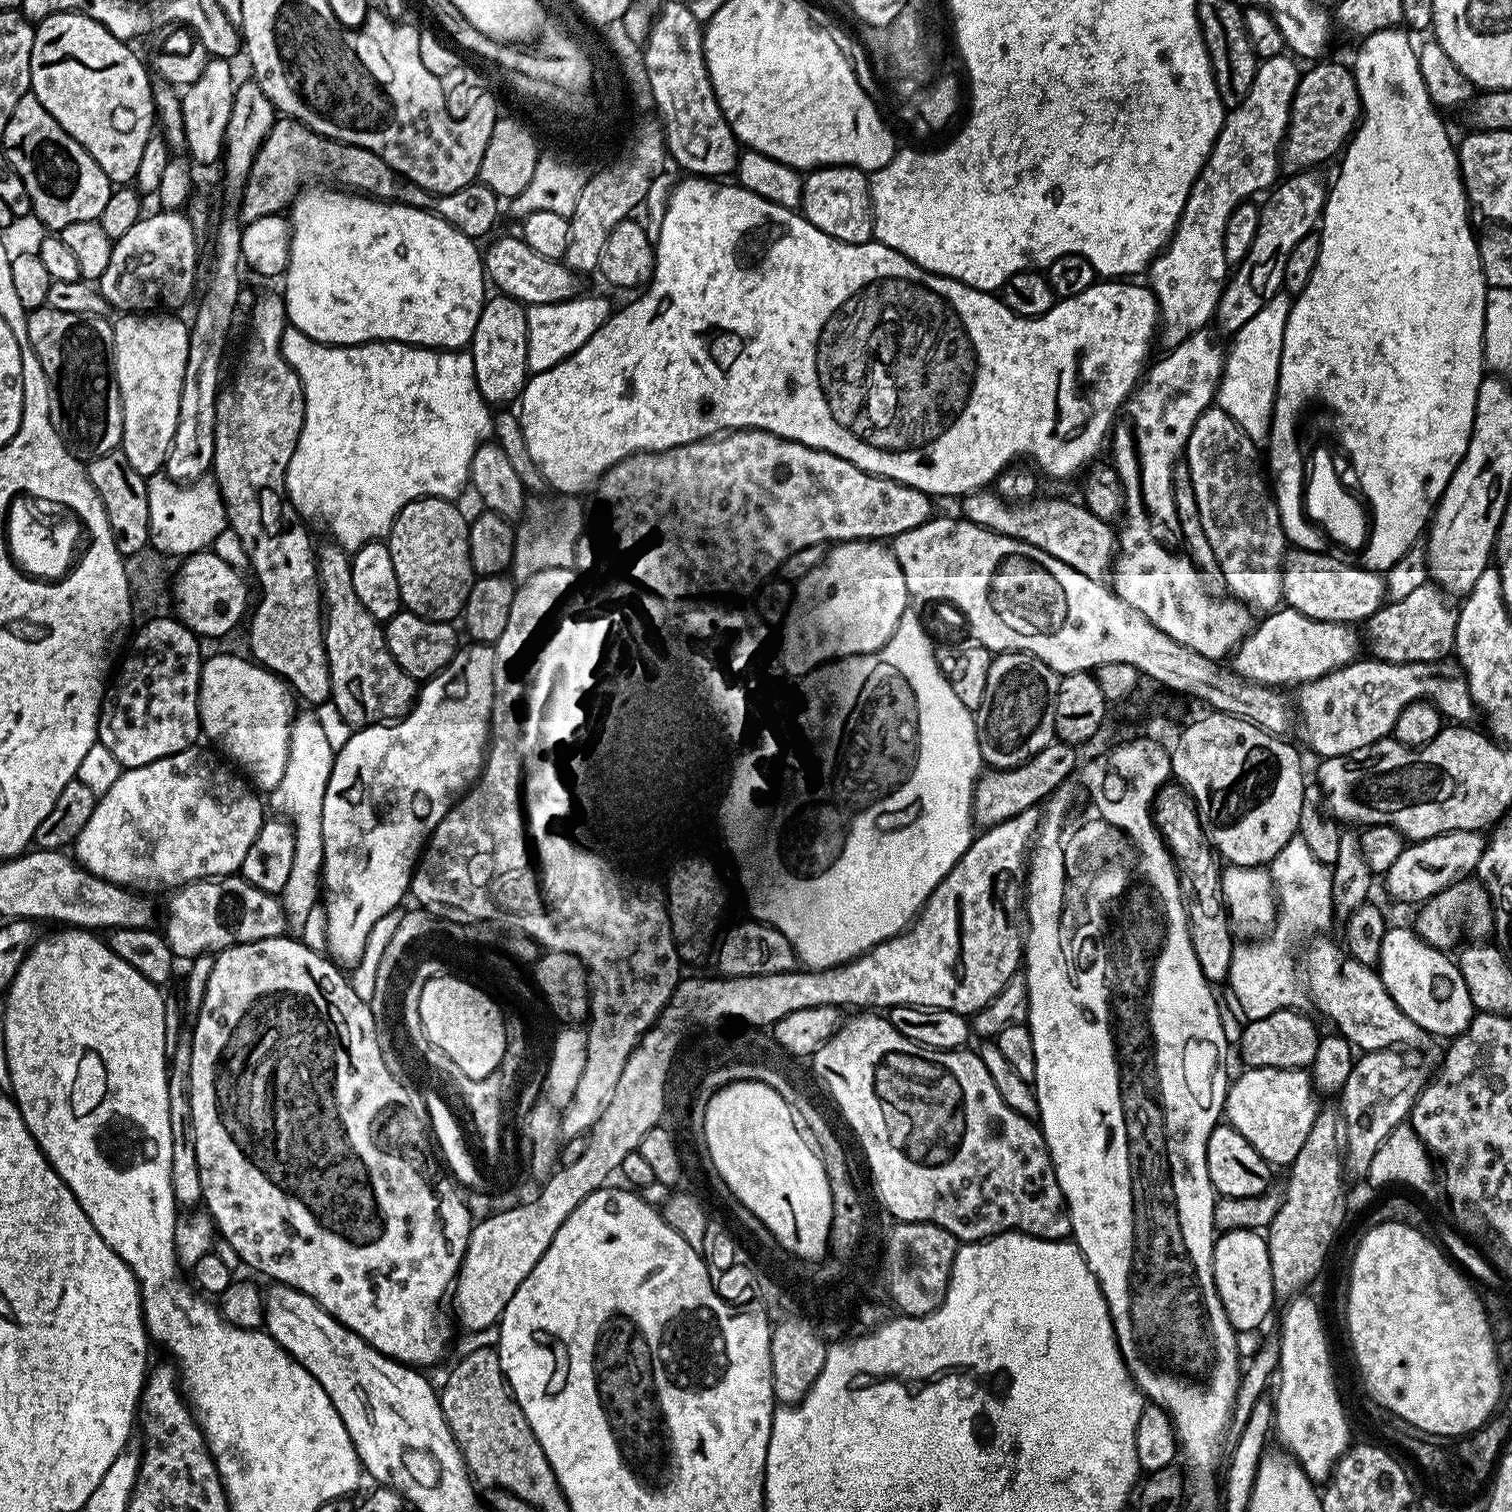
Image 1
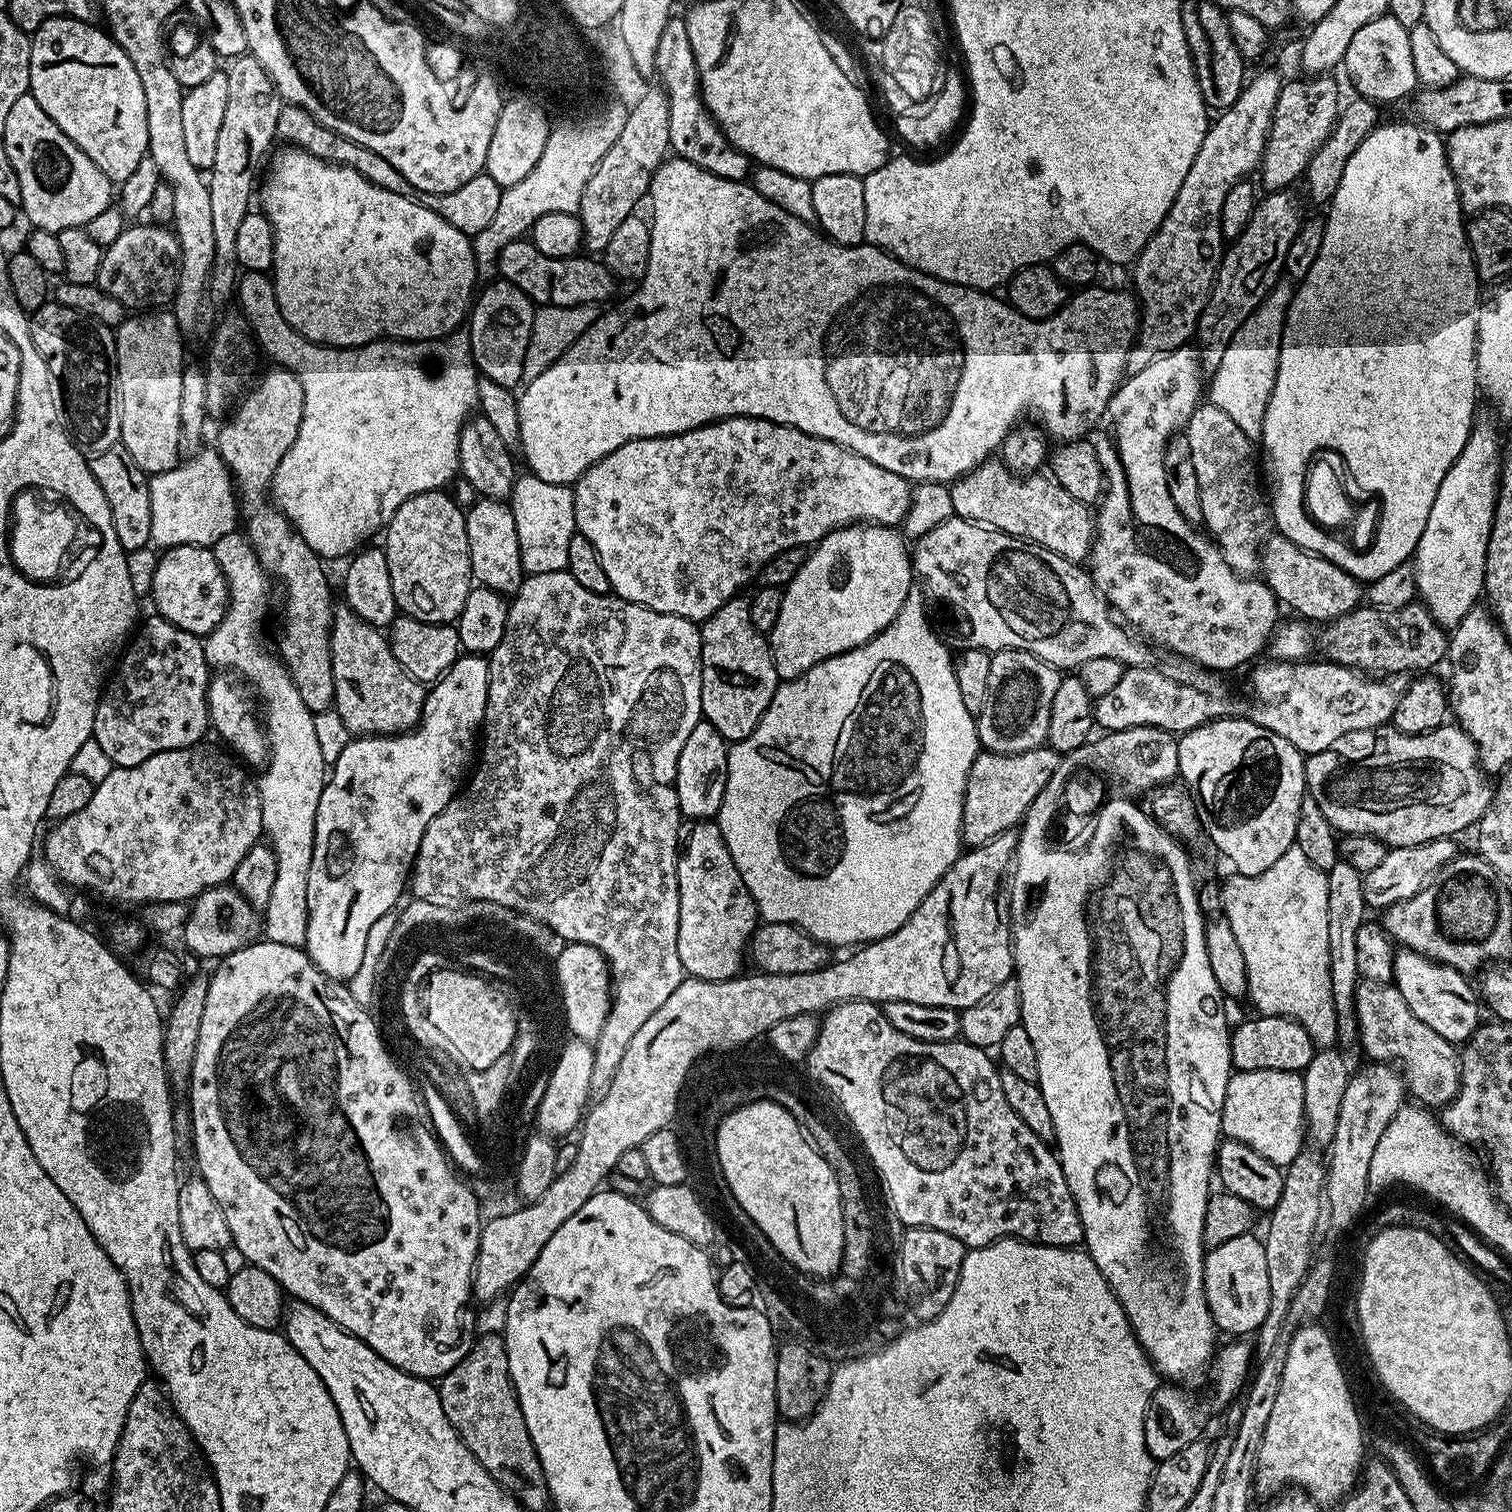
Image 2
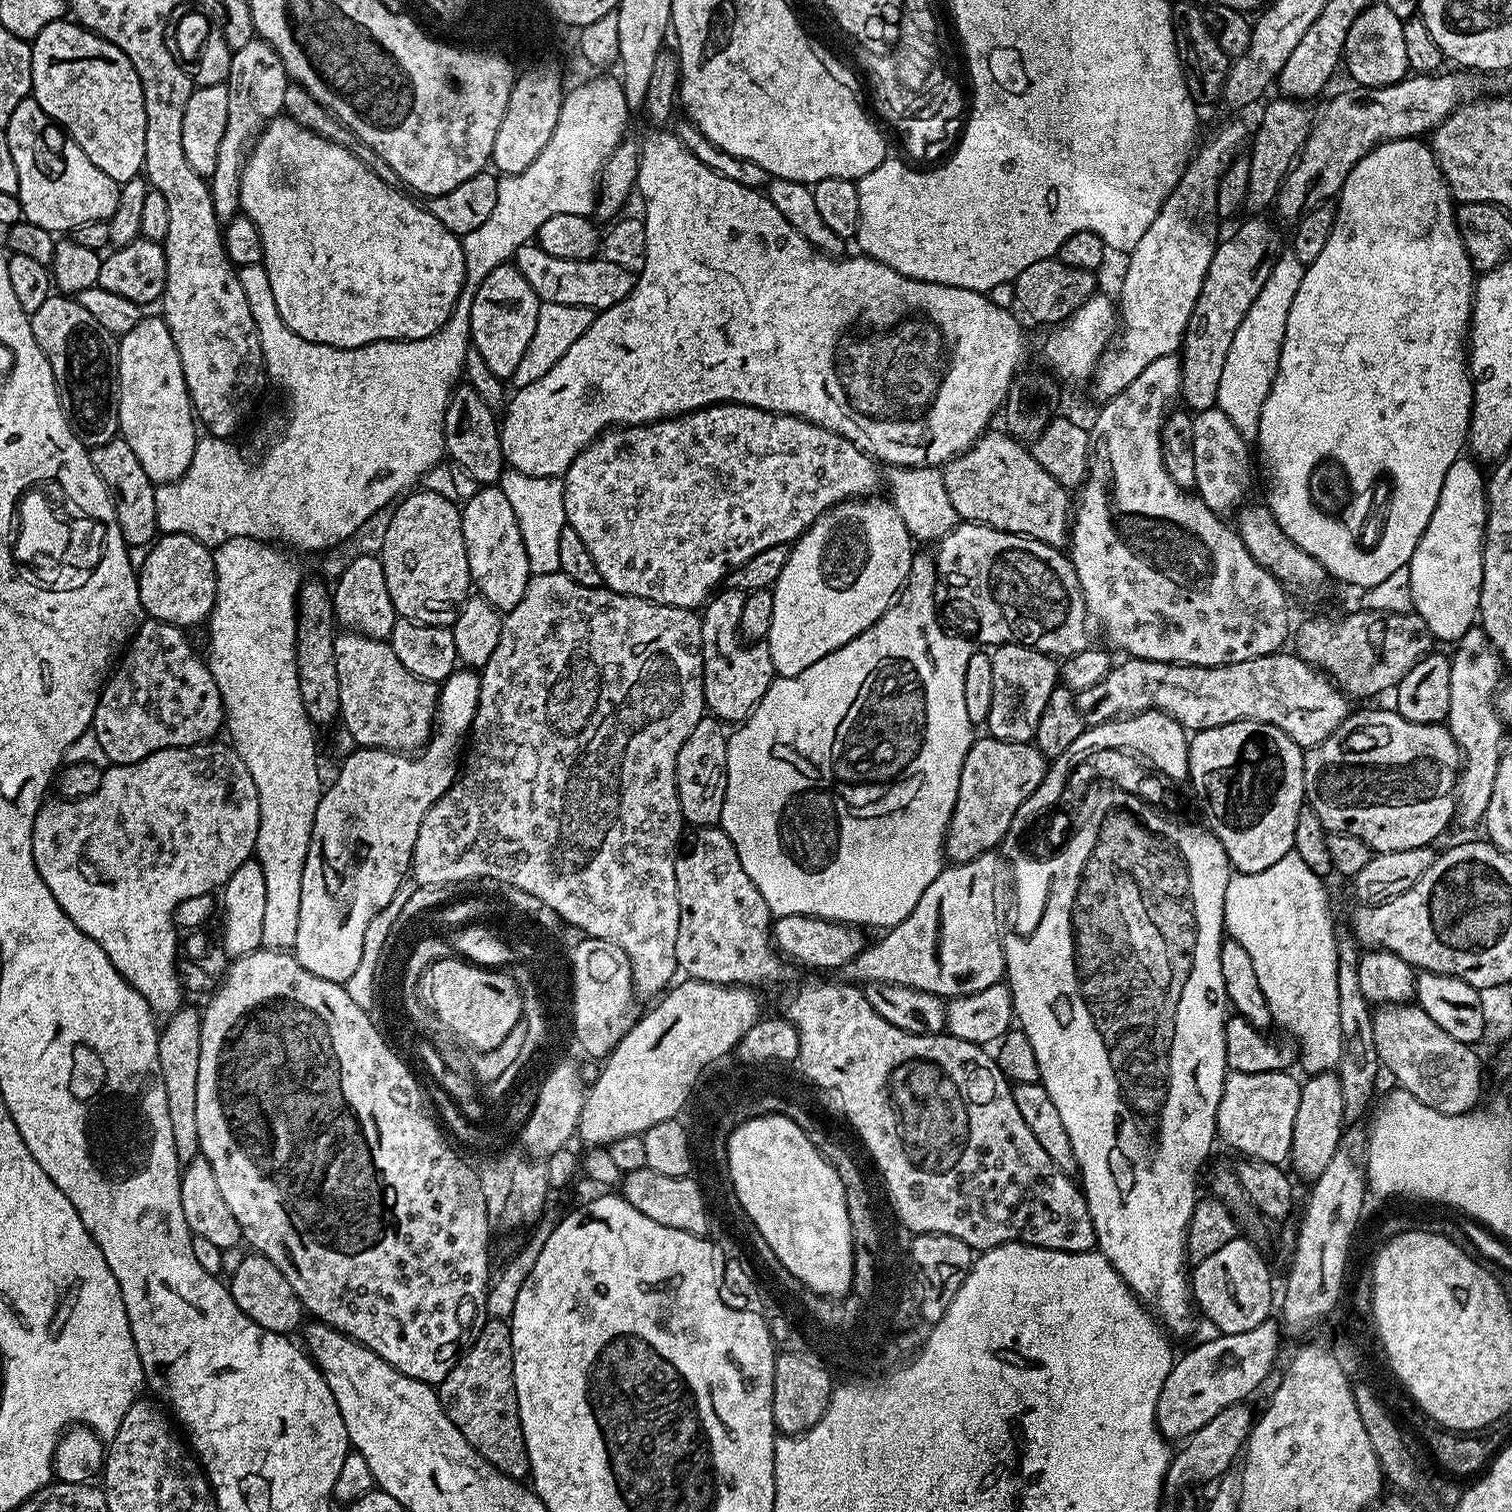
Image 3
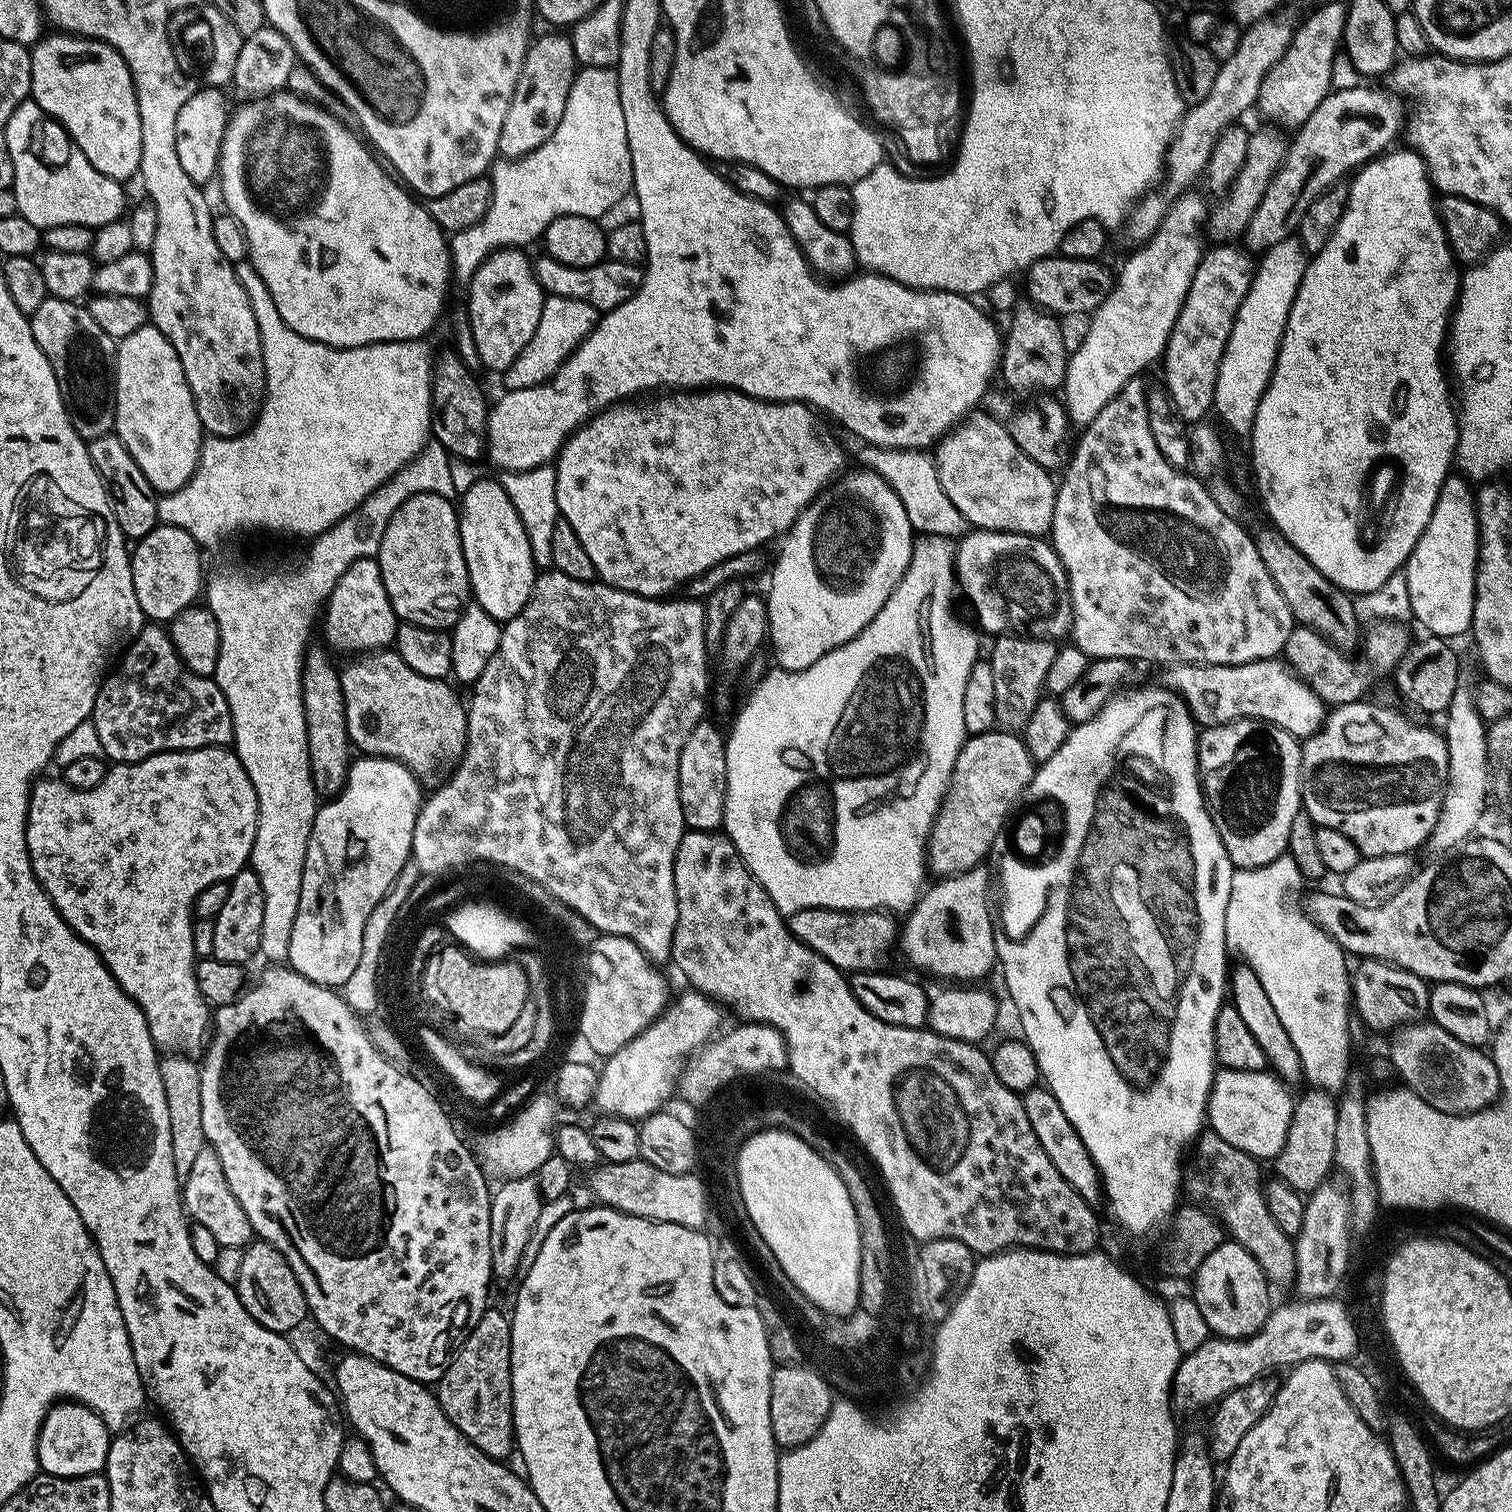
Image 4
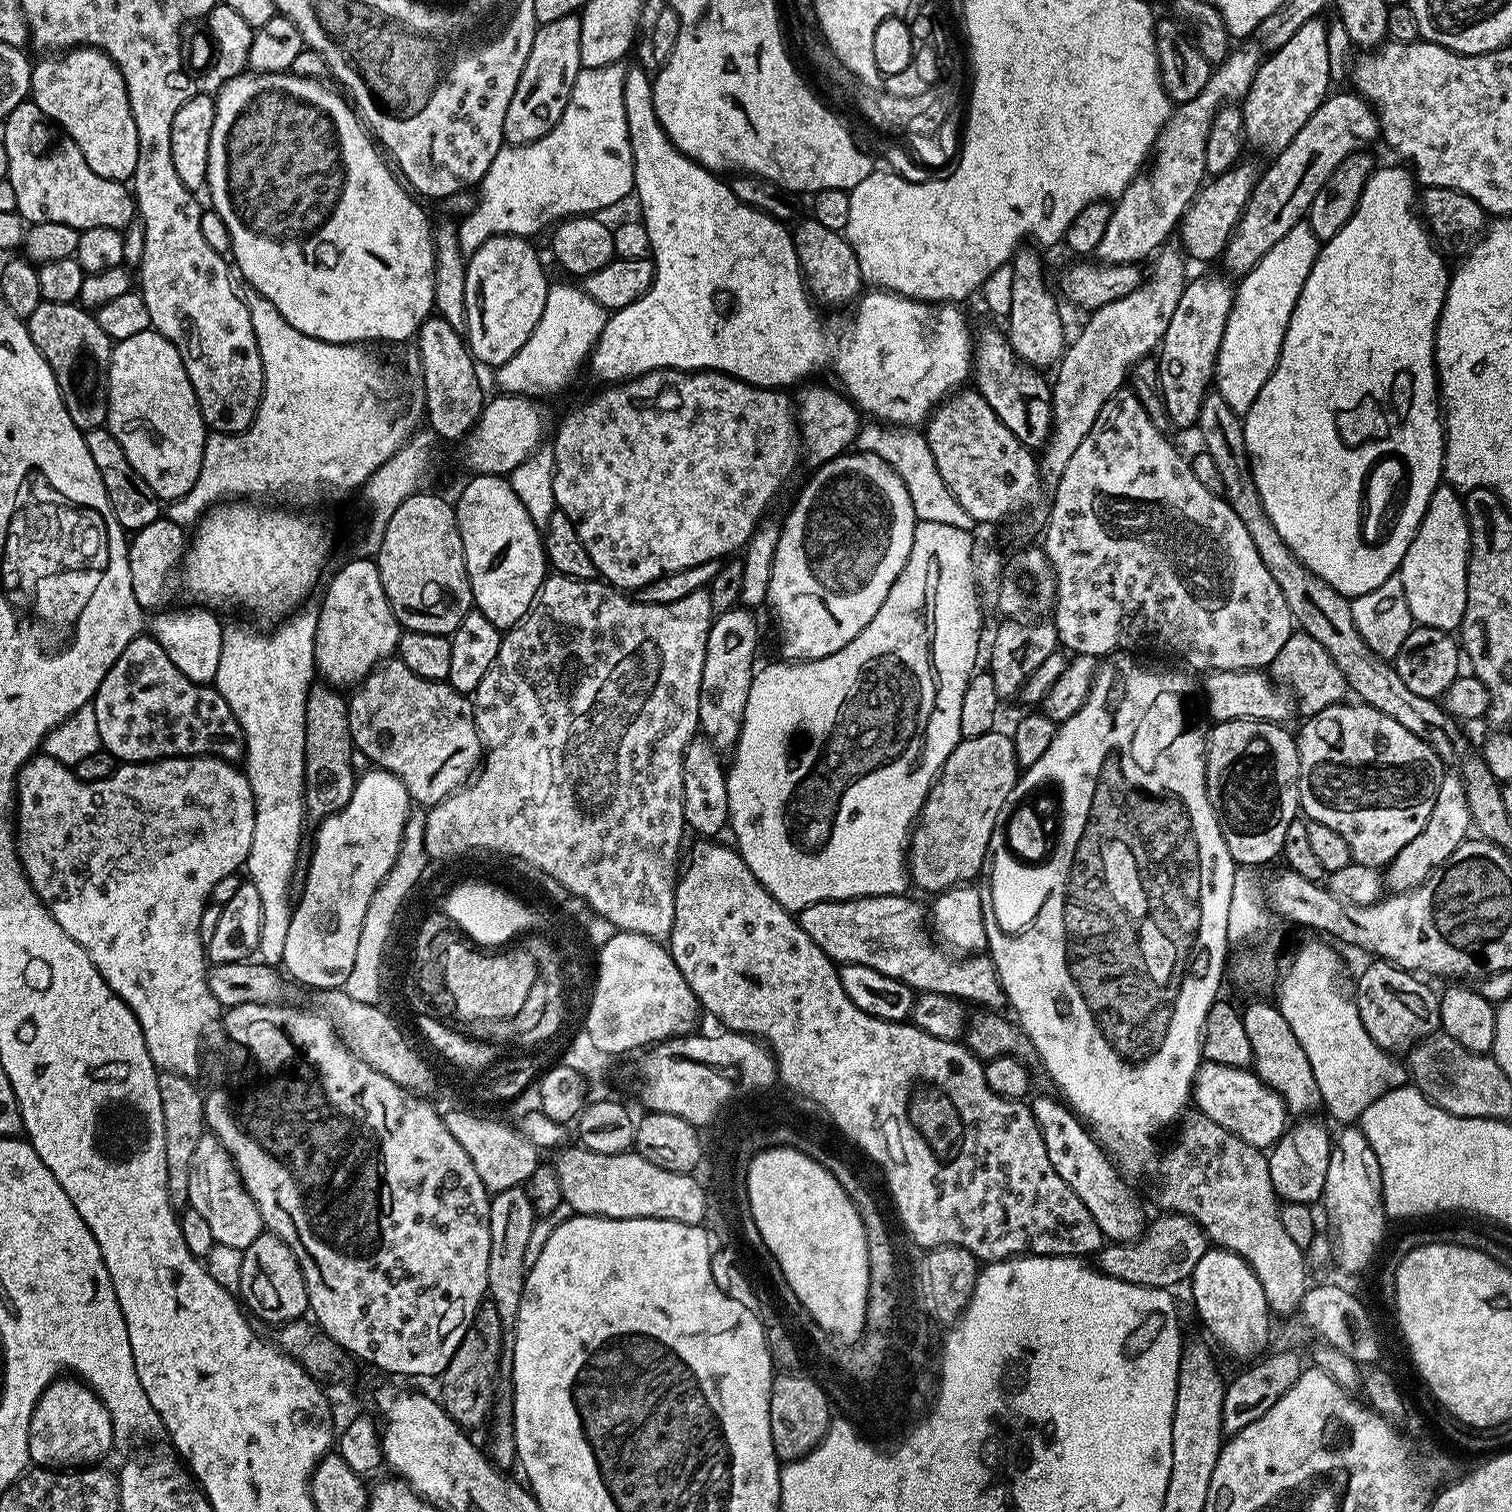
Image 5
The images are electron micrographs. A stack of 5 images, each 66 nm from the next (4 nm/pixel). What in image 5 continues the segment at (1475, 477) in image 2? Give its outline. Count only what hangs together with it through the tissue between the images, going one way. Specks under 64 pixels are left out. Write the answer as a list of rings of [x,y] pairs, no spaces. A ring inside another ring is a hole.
[[[1451,486],[1436,488],[1420,523],[1420,529],[1416,532],[1416,537],[1408,543],[1406,558],[1400,561],[1398,573],[1406,598],[1406,606],[1417,625],[1451,633],[1459,629],[1462,618],[1466,614],[1466,578],[1468,577],[1468,555],[1471,549],[1470,526],[1464,513],[1461,493]]]

